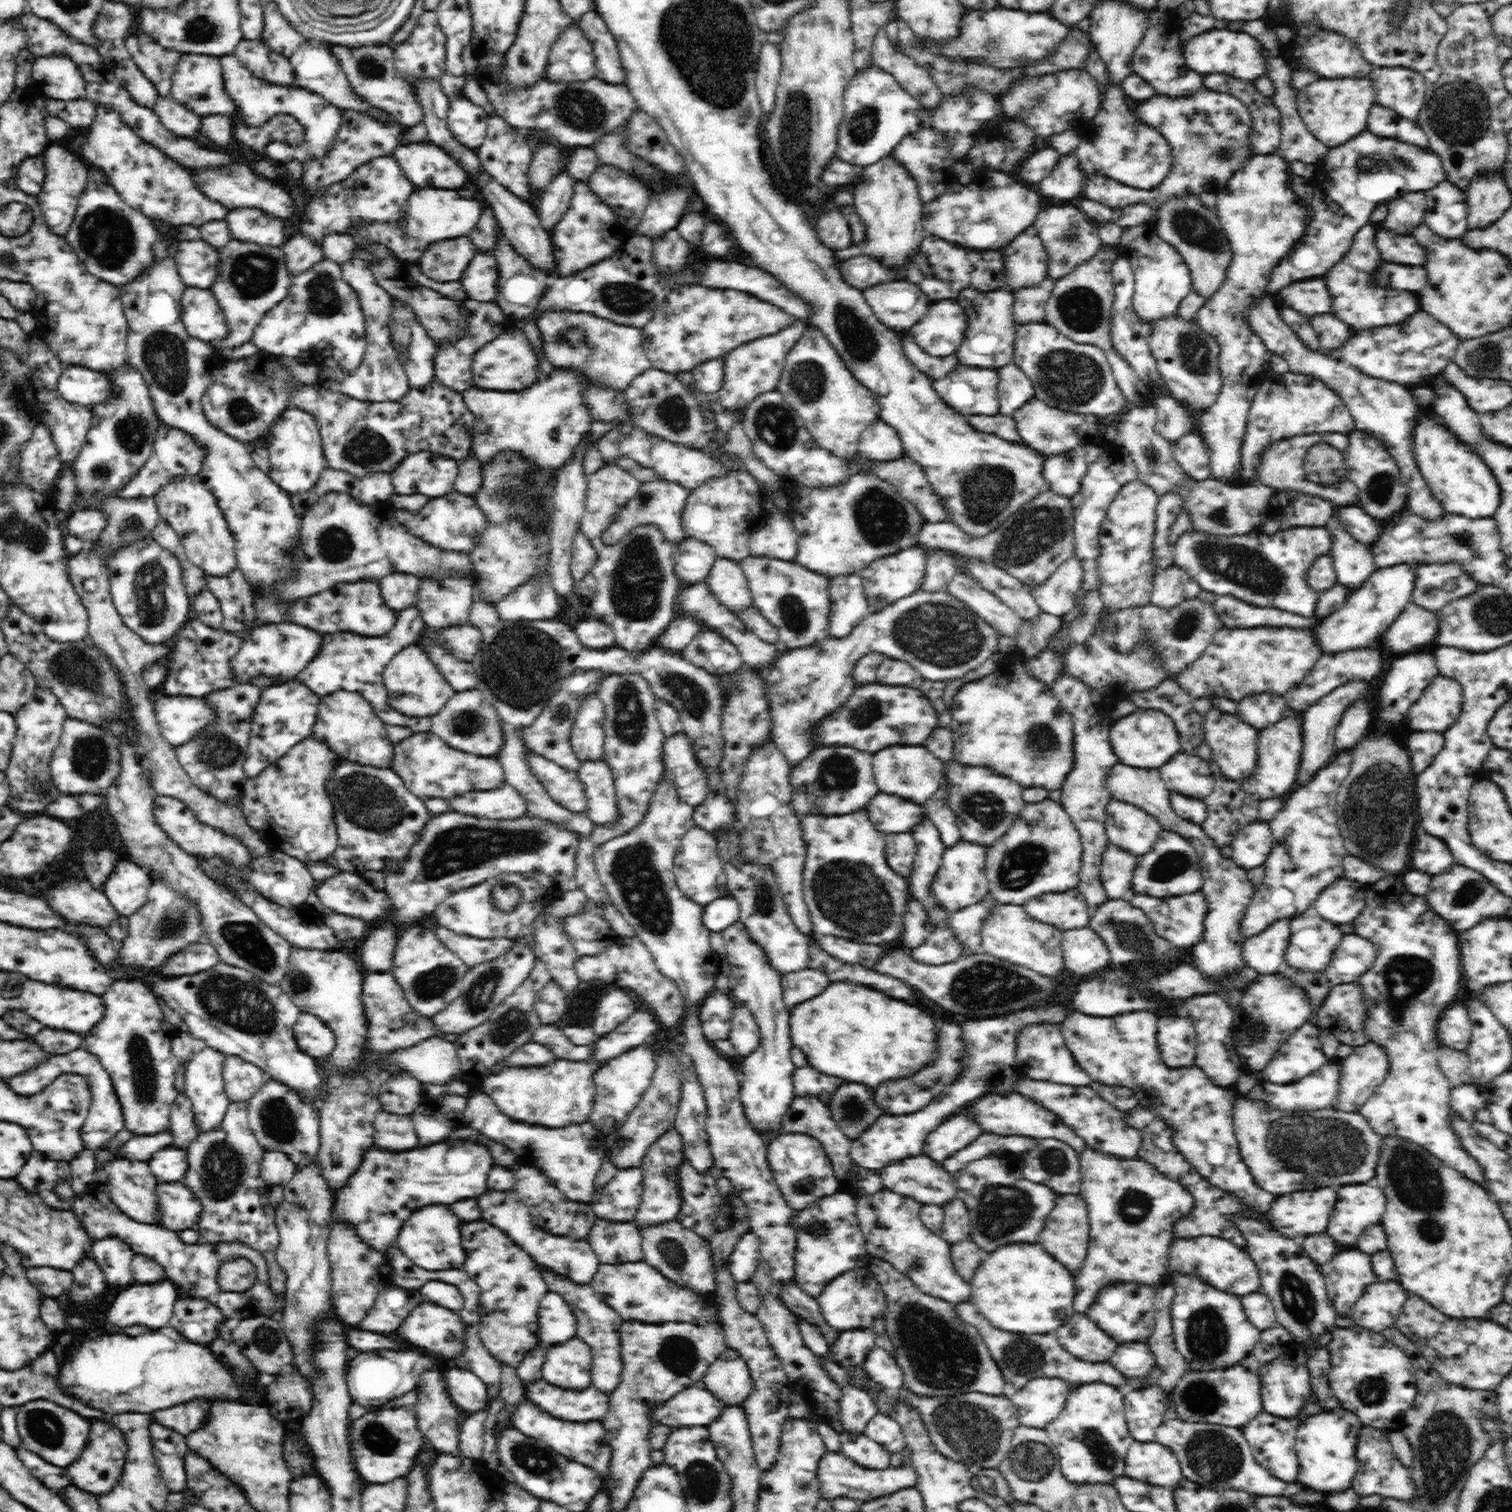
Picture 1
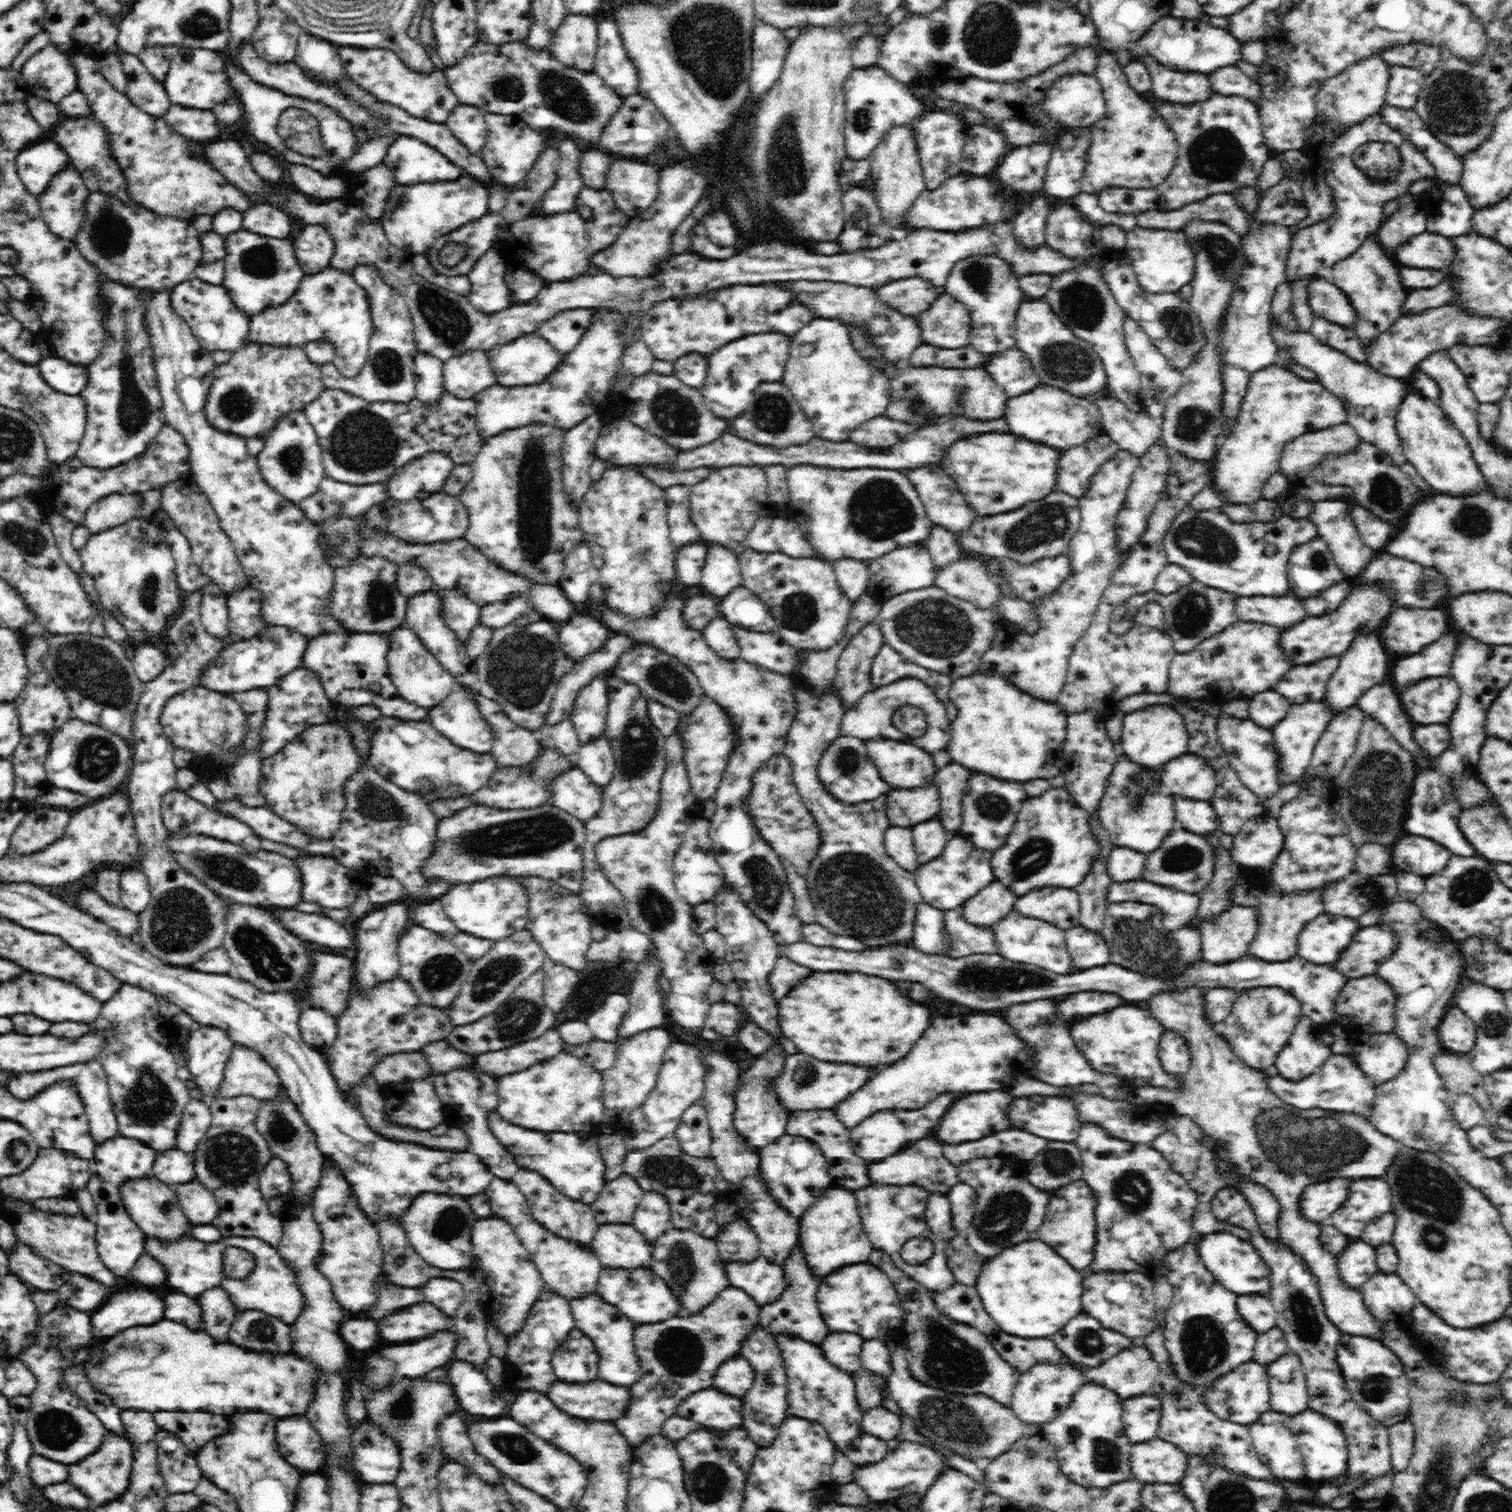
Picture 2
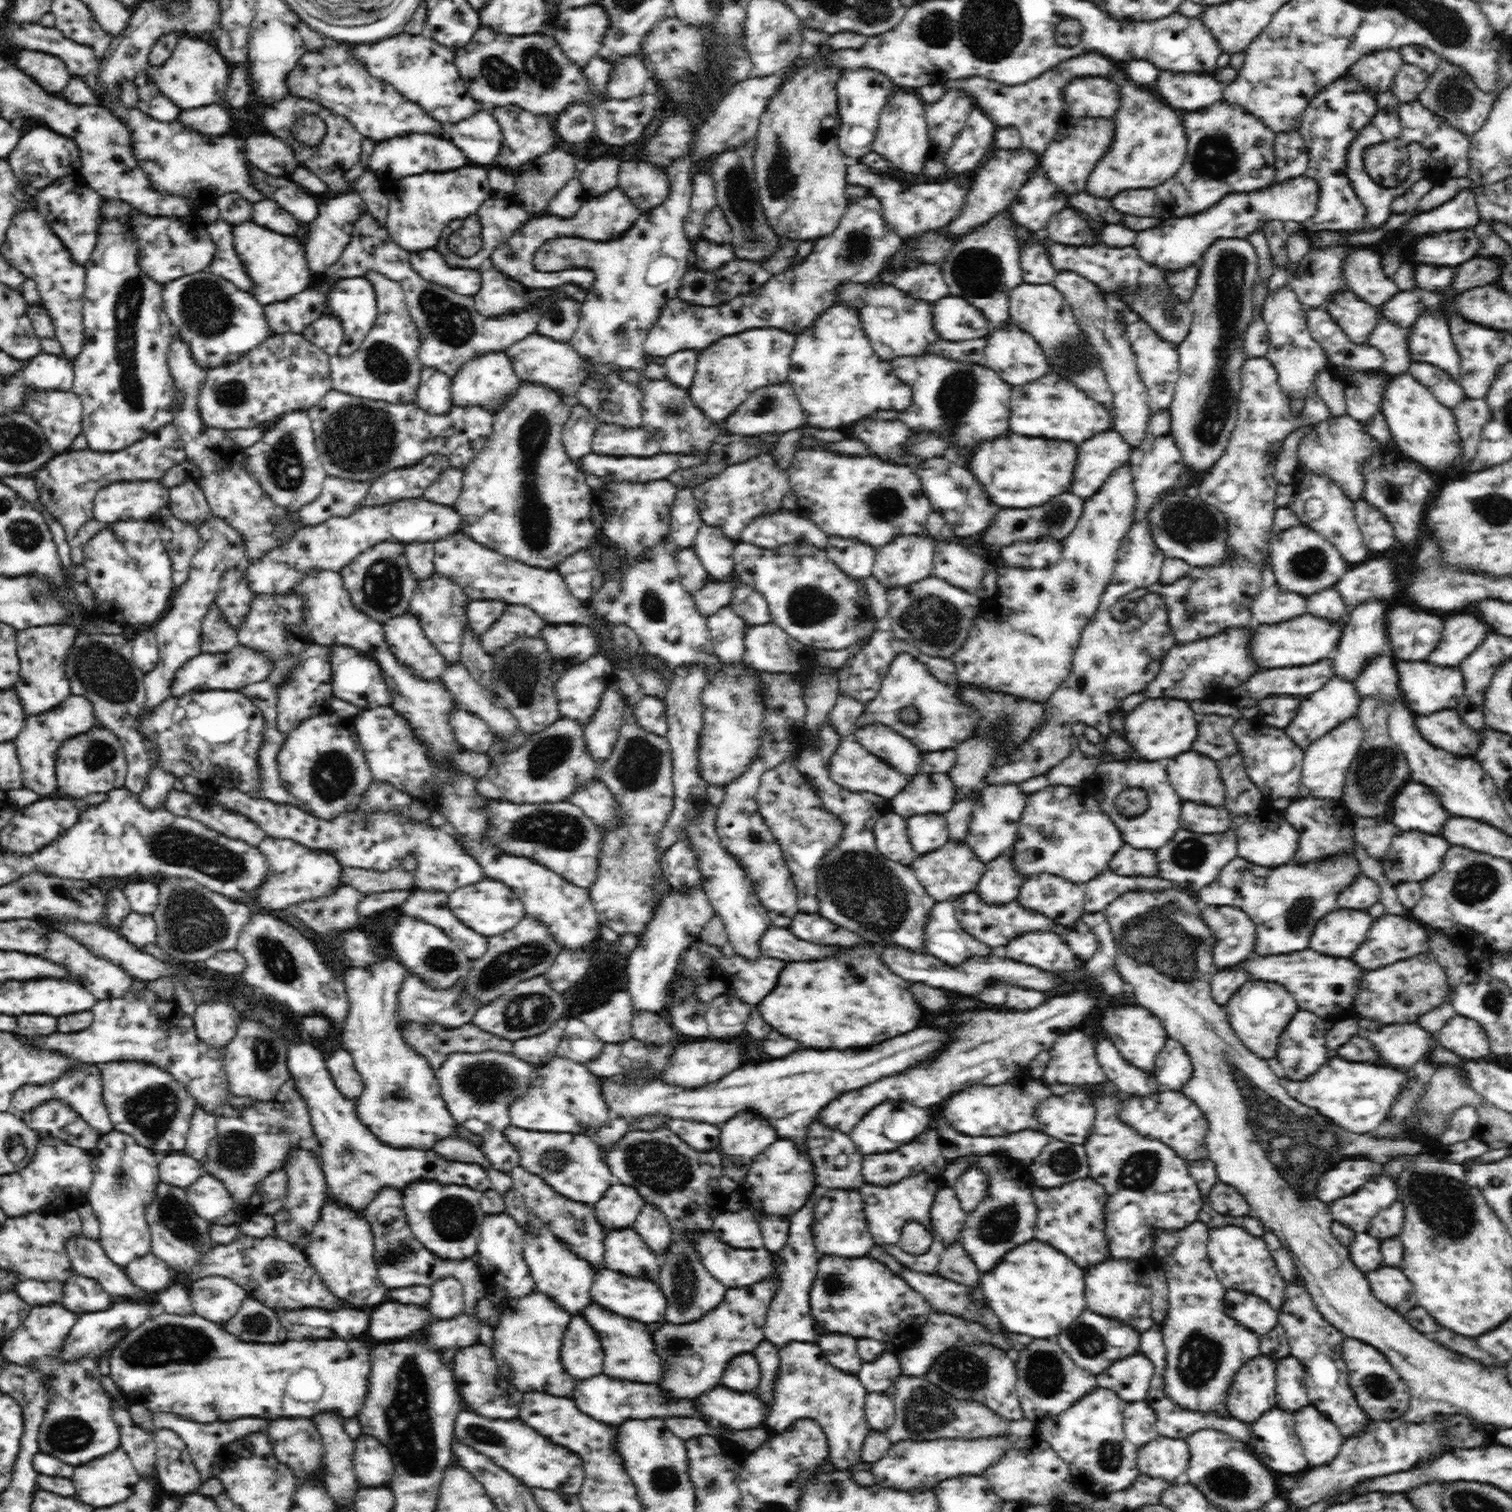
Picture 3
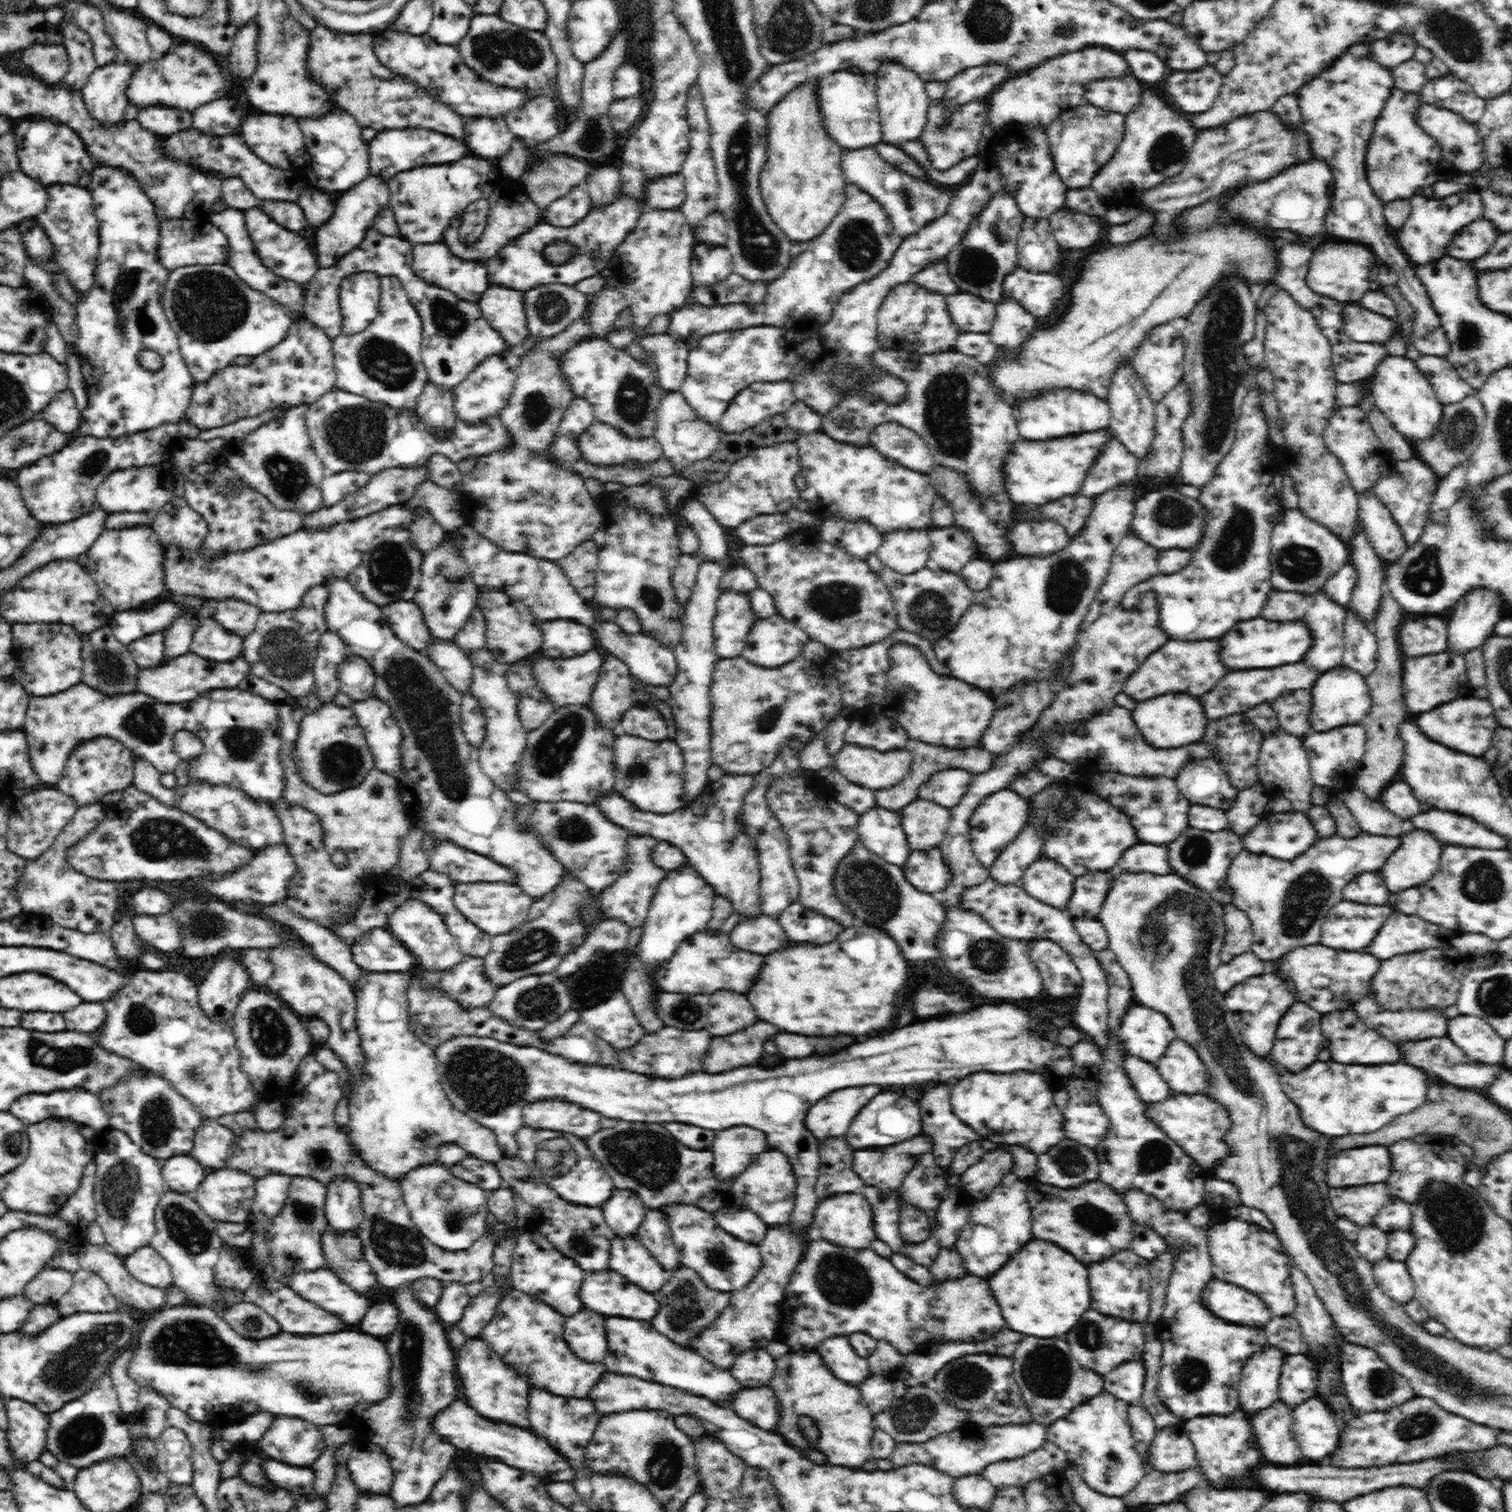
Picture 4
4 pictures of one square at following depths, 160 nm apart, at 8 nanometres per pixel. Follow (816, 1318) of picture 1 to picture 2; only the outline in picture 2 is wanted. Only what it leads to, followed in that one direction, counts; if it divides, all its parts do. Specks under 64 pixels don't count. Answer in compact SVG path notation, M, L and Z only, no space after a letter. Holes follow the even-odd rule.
M762 1256L747 1262L729 1262L724 1264L729 1284L741 1289L746 1295L759 1303L776 1302L785 1290L783 1267Z

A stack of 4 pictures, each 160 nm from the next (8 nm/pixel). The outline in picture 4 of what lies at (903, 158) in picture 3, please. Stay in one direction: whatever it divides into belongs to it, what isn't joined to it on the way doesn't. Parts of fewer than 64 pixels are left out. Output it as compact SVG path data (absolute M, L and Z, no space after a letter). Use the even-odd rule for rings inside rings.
M887 60L881 64L875 75L882 131L880 142L901 148L905 142L919 140L927 123L928 107L934 102L926 95L926 89L924 89L926 82L898 60Z

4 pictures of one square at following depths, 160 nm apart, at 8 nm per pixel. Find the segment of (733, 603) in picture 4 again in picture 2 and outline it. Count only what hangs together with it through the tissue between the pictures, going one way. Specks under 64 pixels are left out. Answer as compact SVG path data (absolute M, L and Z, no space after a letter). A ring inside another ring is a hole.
M716 616L702 630L704 643L720 658L734 660L740 657L739 644L731 622L724 616Z

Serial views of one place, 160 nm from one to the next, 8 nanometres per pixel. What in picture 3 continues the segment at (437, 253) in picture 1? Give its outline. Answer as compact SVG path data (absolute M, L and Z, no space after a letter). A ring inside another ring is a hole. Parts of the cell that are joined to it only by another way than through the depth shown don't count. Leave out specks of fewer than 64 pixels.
M492 196L482 203L475 214L482 227L482 234L480 234L482 246L474 256L464 258L450 253L446 247L450 234L446 234L446 230L442 231L438 244L434 246L434 249L448 263L448 267L478 268L480 270L490 260L502 240L506 240L511 234L514 234L516 228L520 228L524 222L528 222L535 215L512 206L506 199L494 199Z

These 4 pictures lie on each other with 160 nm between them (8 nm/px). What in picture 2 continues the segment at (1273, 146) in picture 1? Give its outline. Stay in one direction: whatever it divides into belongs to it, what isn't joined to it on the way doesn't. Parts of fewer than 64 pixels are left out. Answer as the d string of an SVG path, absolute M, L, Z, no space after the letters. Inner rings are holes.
M1237 66L1216 69L1208 75L1213 92L1224 96L1242 96L1257 104L1261 88Z

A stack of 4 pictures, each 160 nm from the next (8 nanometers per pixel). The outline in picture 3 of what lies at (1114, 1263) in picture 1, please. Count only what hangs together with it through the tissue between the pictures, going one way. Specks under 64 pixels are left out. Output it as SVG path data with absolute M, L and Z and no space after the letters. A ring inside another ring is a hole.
M1110 1095L1093 1099L1097 1113L1091 1136L1083 1145L1087 1151L1088 1176L1100 1183L1107 1194L1104 1206L1107 1258L1140 1262L1153 1255L1157 1228L1177 1231L1196 1222L1205 1201L1187 1162L1172 1147L1159 1139L1138 1135L1132 1127L1121 1122L1116 1114L1121 1101Z

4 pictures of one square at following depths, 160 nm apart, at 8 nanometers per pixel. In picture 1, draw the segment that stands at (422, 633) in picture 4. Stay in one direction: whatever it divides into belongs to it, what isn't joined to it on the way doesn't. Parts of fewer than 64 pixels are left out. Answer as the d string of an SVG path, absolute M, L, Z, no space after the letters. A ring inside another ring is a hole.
M410 644L398 651L383 670L383 683L388 691L391 707L410 717L431 718L446 706L448 699L455 693L425 651L416 644Z

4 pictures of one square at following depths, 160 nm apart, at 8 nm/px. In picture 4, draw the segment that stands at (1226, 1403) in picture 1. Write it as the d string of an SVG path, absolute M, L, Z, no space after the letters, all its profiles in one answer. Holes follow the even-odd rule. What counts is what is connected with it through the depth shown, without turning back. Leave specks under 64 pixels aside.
M1265 1345L1244 1366L1239 1383L1239 1408L1252 1416L1279 1401L1279 1376L1287 1355Z

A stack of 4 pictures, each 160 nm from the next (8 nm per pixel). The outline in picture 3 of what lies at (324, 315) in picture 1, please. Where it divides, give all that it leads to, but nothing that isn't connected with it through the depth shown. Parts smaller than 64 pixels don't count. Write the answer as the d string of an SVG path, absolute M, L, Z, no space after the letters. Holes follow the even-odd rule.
M315 276L311 284L302 292L291 296L284 302L275 302L266 306L266 319L270 323L271 335L281 335L288 332L302 333L315 320L324 315L334 315L344 329L344 340L340 345L339 352L342 356L352 355L363 340L368 331L374 326L377 317L376 295L372 283L364 277L342 278L331 280Z

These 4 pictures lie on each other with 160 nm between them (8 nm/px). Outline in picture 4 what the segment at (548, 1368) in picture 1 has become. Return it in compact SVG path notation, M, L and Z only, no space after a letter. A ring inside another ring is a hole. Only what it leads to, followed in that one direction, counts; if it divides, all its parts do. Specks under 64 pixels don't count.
M584 1310L566 1318L563 1340L568 1342L569 1350L583 1362L602 1362L608 1355L604 1316Z

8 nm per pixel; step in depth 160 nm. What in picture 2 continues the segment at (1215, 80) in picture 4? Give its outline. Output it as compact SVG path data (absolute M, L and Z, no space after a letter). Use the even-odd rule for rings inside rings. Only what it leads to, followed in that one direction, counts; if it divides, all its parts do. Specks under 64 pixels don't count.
M1150 56L1137 60L1148 69L1152 79L1152 94L1160 100L1192 104L1206 100L1214 93L1208 75L1168 68L1166 64L1161 65L1156 58Z

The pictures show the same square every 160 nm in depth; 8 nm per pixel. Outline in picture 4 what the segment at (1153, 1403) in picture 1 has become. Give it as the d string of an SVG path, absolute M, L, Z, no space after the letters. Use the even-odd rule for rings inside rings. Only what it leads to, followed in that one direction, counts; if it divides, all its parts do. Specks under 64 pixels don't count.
M1130 1406L1128 1408L1128 1424L1132 1429L1136 1450L1140 1453L1146 1468L1149 1469L1146 1465L1148 1448L1159 1431L1153 1416L1142 1406Z

